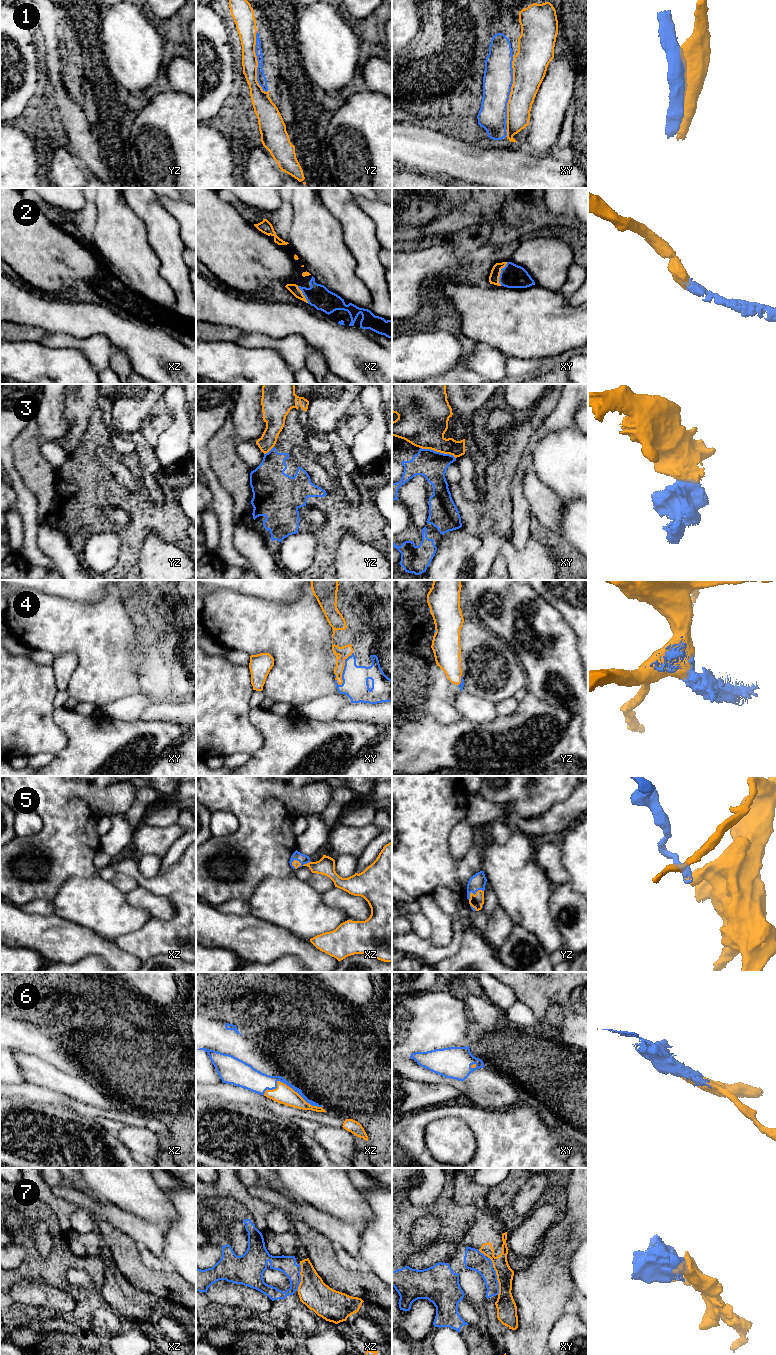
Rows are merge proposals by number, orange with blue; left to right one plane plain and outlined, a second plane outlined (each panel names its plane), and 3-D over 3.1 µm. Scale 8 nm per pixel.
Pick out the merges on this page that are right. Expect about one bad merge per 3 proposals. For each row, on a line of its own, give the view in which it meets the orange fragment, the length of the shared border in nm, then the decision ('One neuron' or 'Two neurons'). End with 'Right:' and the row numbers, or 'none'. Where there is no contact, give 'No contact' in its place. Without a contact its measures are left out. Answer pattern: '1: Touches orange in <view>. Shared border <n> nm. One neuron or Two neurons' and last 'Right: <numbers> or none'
1: Touches orange in yz. Shared border 500 nm. One neuron
2: Touches orange in xy. Shared border 200 nm. One neuron
3: Touches orange in xy. Shared border 300 nm. Two neurons
4: Touches orange in xy. Shared border 300 nm. One neuron
5: Touches orange in yz. Shared border 150 nm. One neuron
6: Touches orange in xz. Shared border 480 nm. One neuron
7: Touches orange in xz. Shared border 220 nm. Two neurons
Right: 1, 2, 4, 5, 6

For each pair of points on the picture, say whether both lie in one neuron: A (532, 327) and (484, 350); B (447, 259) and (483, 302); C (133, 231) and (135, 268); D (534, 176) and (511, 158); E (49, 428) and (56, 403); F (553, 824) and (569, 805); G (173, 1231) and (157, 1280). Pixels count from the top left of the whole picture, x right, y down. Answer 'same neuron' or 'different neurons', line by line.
A: different neurons
B: different neurons
C: same neuron
D: same neuron
E: same neuron
F: same neuron
G: different neurons

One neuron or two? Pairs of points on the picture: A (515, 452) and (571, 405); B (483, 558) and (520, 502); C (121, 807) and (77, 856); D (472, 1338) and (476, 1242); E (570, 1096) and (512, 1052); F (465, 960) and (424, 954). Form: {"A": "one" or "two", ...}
{"A": "two", "B": "two", "C": "one", "D": "two", "E": "one", "F": "two"}

